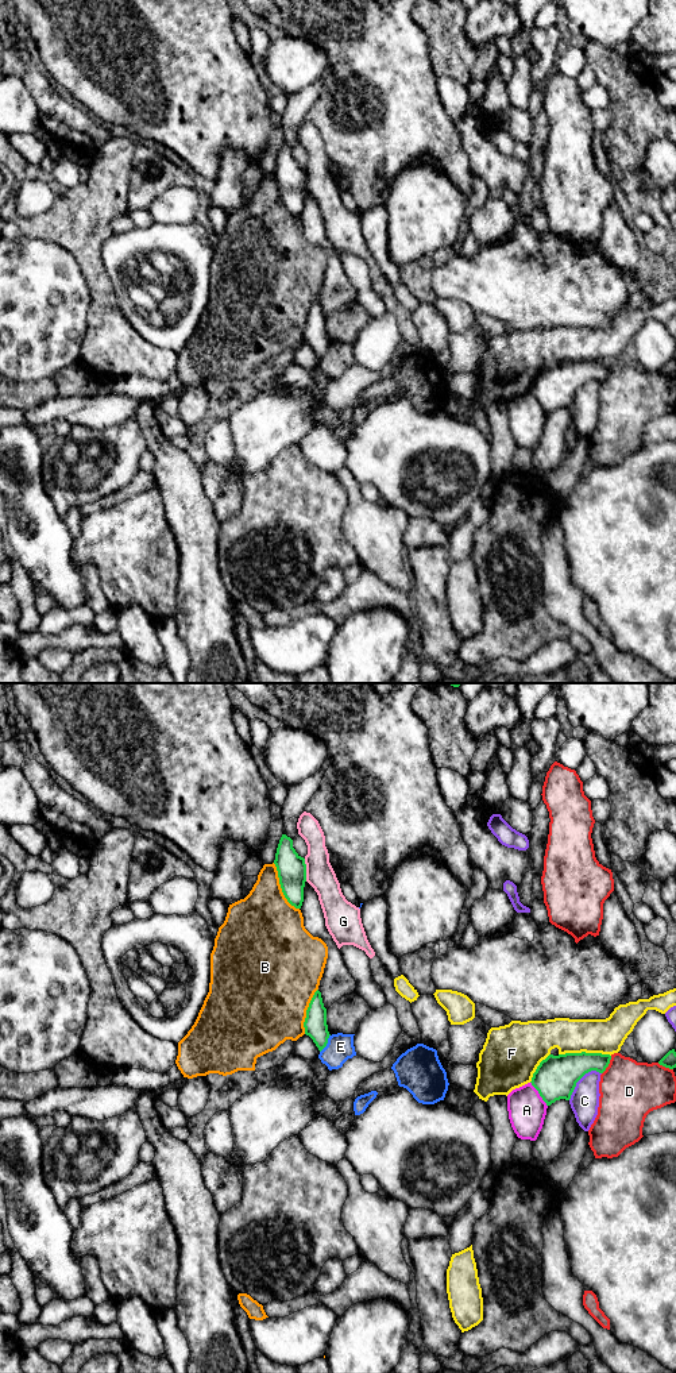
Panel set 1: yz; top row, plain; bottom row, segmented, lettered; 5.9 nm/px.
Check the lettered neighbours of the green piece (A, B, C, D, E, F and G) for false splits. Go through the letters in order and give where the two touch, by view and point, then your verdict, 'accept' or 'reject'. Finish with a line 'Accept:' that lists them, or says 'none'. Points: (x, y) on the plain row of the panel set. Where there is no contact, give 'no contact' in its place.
A: contact yz (539, 401); reject
B: contact yz (281, 196); reject
C: contact yz (580, 386); reject
D: contact yz (607, 374); reject
E: contact yz (327, 351); reject
F: contact yz (584, 361); reject
G: contact yz (305, 178); reject
Accept: none

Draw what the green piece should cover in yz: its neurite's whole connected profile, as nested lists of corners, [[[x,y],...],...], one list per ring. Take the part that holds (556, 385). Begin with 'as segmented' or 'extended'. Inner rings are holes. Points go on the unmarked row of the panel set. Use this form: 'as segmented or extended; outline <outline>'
as segmented; outline [[[602,362],[549,363],[537,375],[530,392],[546,414],[560,408],[569,409],[576,392],[591,379],[603,382],[610,369],[610,363]]]

